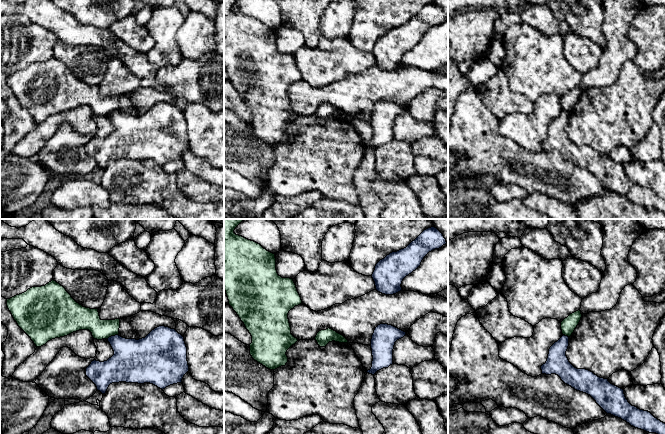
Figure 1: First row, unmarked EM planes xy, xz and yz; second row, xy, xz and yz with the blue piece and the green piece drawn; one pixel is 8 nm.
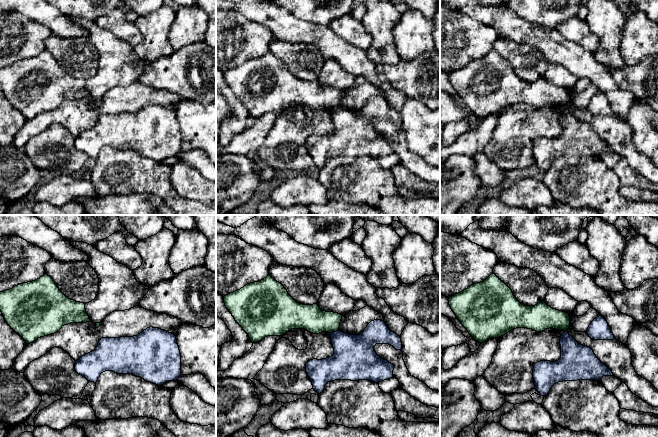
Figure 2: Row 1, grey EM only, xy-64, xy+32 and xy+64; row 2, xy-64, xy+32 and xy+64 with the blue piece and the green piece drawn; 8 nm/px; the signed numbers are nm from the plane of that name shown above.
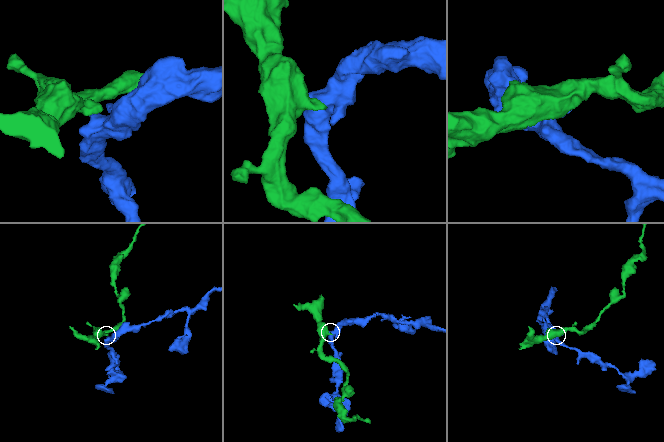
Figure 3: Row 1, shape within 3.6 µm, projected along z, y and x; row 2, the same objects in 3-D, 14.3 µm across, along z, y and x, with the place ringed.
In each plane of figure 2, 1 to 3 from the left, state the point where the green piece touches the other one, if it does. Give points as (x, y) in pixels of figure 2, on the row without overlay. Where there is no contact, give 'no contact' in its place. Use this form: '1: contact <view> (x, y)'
1: no contact
2: contact xy+32 (334, 108)
3: no contact

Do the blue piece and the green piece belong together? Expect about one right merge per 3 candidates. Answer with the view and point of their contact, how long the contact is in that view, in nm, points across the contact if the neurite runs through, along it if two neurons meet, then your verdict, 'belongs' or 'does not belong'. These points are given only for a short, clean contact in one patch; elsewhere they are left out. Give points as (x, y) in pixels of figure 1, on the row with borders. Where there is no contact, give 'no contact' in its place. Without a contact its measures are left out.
contact xy (112, 336); length 100 nm; border xy (118, 334), (107, 338); does not belong

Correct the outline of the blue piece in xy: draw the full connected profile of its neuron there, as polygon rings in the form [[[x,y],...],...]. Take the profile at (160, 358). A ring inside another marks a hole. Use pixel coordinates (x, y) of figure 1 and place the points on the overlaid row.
[[[159,326],[145,338],[108,338],[114,355],[107,361],[92,361],[86,376],[105,394],[112,383],[150,383],[160,389],[181,383],[189,371],[184,337],[175,329]]]

